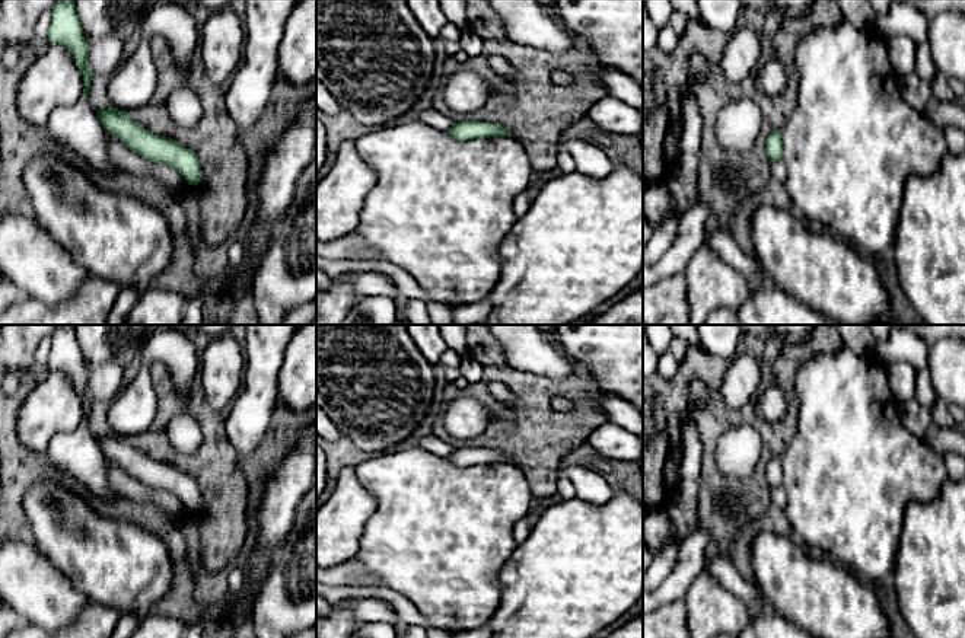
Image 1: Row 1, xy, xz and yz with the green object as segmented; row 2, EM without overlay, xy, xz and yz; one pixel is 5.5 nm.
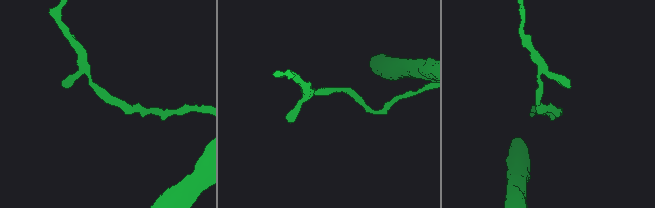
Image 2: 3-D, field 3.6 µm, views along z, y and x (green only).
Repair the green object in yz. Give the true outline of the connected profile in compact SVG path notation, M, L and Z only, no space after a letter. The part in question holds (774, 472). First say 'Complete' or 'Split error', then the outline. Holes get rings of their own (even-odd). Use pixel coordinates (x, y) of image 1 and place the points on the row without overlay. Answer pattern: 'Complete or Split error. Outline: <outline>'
Complete. Outline: M780 456L771 459L767 463L765 478L767 478L767 482L768 482L770 488L775 488L775 487L783 485L784 468L781 465L781 457Z

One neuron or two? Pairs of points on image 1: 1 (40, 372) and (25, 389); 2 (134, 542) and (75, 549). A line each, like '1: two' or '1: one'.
1: one
2: one

